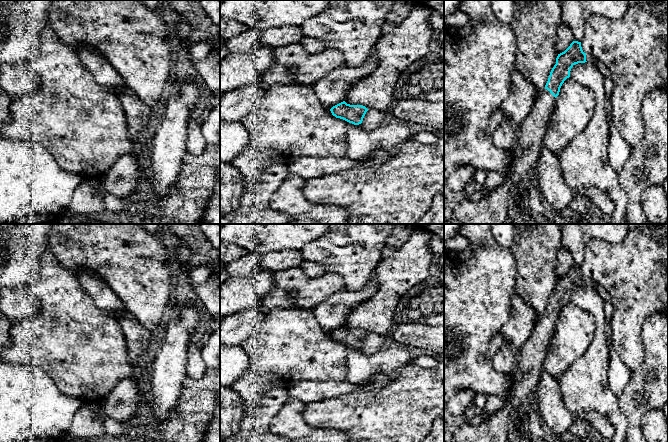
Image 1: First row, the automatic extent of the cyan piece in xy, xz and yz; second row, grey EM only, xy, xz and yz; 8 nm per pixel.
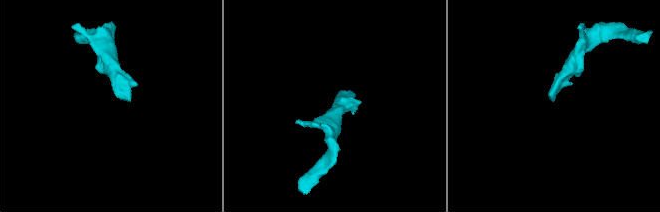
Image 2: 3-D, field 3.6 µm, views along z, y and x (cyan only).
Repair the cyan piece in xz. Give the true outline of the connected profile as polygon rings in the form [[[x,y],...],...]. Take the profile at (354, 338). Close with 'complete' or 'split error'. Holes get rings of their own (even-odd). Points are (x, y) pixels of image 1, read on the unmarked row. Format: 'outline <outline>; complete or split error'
outline [[[343,325],[333,330],[330,335],[336,342],[343,343],[354,349],[359,349],[362,347],[368,333],[362,329],[350,329]]]; complete

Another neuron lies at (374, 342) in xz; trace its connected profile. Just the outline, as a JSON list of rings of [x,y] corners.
[[[368,333],[363,345],[359,349],[355,349],[363,355],[371,355],[383,349],[386,336],[378,333]]]

